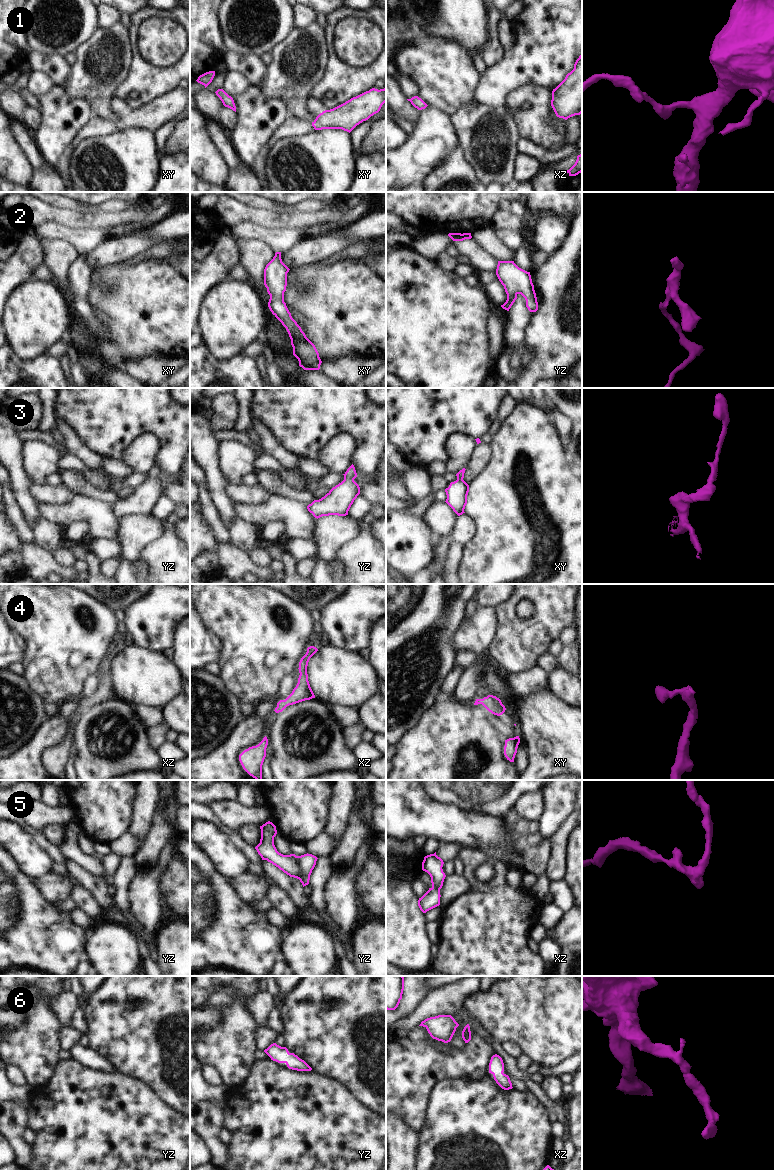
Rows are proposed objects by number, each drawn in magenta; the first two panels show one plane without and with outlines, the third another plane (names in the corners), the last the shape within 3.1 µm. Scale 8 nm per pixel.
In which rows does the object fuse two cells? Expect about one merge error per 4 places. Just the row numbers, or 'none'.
5

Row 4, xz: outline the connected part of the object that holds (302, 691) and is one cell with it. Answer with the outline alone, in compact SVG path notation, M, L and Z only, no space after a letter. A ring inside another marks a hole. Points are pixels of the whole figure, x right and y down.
M314 646L307 648L306 654L301 658L299 662L299 678L296 687L293 689L292 693L285 699L280 700L277 703L275 712L282 712L287 706L293 705L305 700L310 700L315 698L315 695L310 687L307 674L307 666L310 658L318 651Z

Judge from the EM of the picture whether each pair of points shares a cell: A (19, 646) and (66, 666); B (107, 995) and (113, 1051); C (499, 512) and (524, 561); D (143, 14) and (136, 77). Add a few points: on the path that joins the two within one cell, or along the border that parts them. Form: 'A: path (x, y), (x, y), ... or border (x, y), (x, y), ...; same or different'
A: border (14, 629), (26, 643), (26, 659), (23, 662); different
B: path (118, 1004), (118, 1036); same
C: path (511, 524), (524, 537), (524, 549); same
D: path (134, 30), (136, 61); same

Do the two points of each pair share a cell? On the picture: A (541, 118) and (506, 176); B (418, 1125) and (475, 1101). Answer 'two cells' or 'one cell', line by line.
A: two cells
B: two cells

